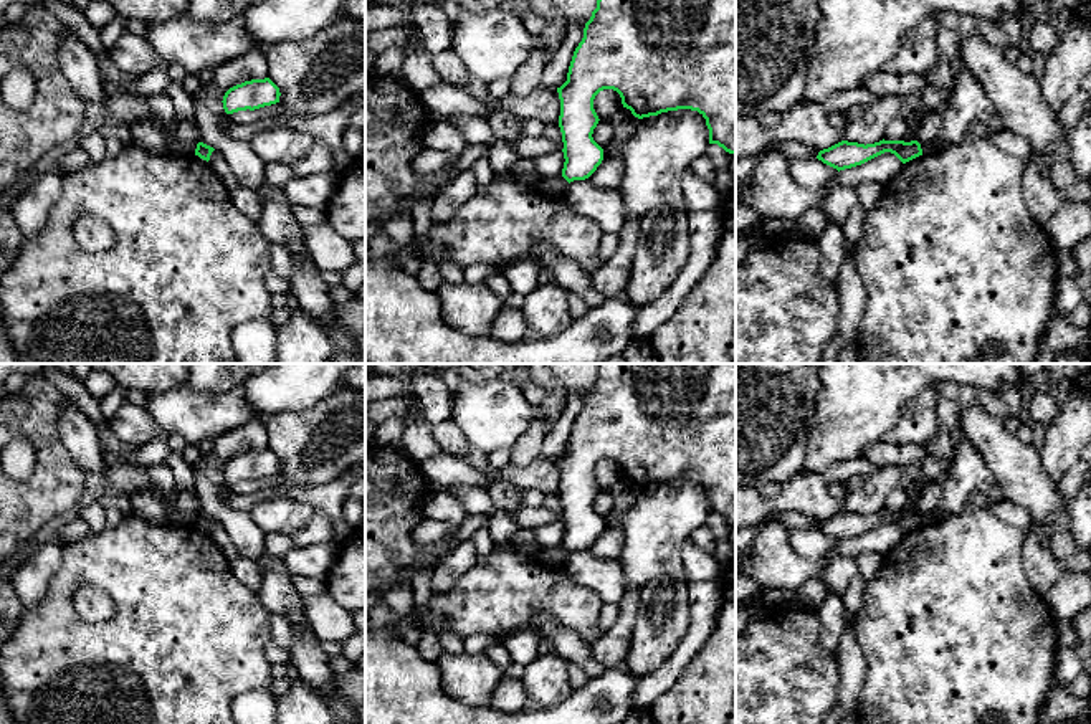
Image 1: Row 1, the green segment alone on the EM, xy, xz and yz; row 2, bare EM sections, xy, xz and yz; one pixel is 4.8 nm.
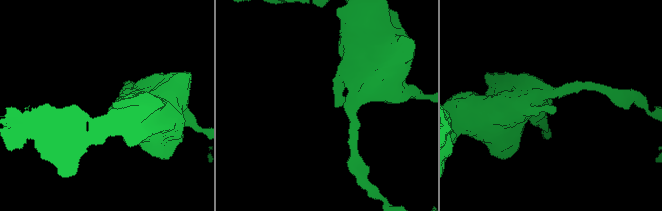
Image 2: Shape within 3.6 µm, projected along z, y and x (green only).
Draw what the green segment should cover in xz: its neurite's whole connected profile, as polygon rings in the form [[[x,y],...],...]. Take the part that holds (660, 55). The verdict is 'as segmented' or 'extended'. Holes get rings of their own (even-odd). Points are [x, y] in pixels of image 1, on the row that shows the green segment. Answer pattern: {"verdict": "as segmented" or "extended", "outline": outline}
{"verdict": "as segmented", "outline": [[[597,0],[567,81],[557,88],[565,159],[562,177],[569,183],[588,179],[603,160],[603,149],[592,137],[600,121],[593,99],[603,89],[617,91],[623,107],[638,119],[678,109],[698,111],[706,119],[709,144],[736,154],[736,0]]]}

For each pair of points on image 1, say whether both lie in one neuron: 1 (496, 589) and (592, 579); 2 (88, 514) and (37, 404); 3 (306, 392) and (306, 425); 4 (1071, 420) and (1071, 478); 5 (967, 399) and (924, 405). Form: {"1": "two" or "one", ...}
{"1": "two", "2": "two", "3": "two", "4": "two", "5": "two"}

